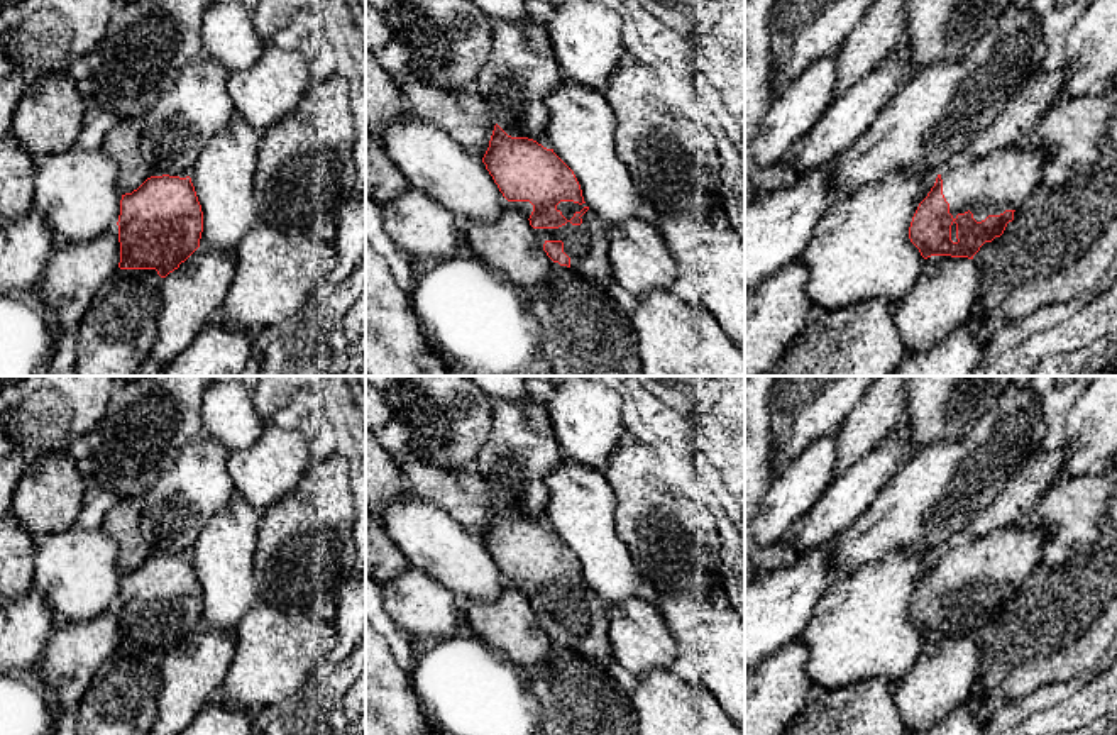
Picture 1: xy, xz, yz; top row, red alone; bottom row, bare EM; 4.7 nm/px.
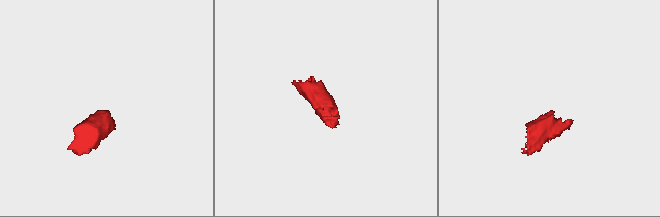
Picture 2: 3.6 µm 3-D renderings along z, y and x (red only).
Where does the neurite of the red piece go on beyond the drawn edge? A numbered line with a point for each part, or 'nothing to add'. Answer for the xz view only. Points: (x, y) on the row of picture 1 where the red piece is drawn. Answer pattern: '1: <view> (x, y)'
1: xz (567, 209)

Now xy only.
nothing to add

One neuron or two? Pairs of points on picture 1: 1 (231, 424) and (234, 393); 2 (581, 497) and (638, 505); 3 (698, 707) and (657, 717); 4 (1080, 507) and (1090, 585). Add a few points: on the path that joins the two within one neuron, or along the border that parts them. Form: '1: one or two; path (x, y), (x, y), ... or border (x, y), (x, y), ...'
1: one; path (231, 417), (231, 400)
2: two; border (603, 471), (615, 498), (615, 532), (623, 541)
3: one; path (687, 717), (667, 717)
4: two; border (1099, 544), (1083, 554), (1072, 556), (1048, 568)

